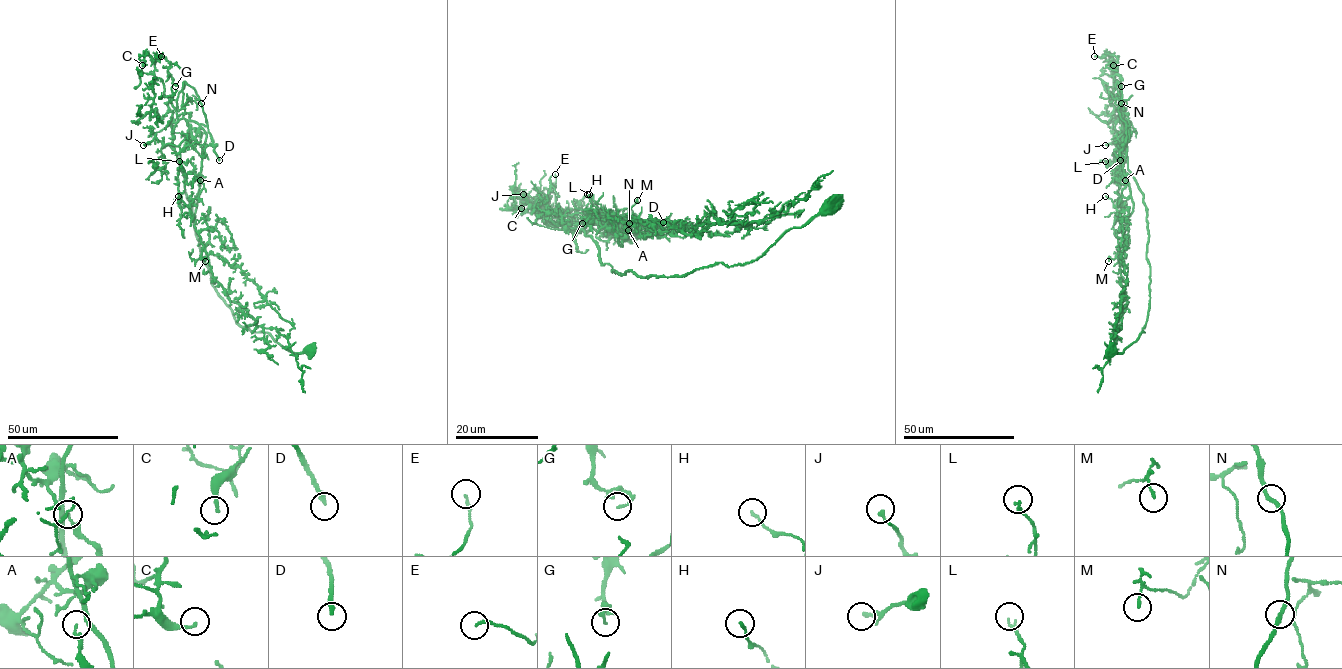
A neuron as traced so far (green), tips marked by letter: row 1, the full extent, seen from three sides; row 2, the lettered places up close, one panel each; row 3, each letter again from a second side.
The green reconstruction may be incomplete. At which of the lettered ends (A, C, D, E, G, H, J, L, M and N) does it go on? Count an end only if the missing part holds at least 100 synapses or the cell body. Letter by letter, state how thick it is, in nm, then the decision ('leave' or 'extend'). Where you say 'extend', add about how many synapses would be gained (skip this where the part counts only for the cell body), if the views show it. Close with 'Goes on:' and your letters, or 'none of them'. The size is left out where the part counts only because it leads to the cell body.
A: 160 nm thick; leave
C: 170 nm thick; leave
D: 240 nm thick; extend; about 250 synapses
E: 170 nm thick; leave
G: 150 nm thick; leave
H: 130 nm thick; leave
J: 180 nm thick; leave
L: 180 nm thick; leave
M: 130 nm thick; leave
N: 200 nm thick; leave
Goes on: D

